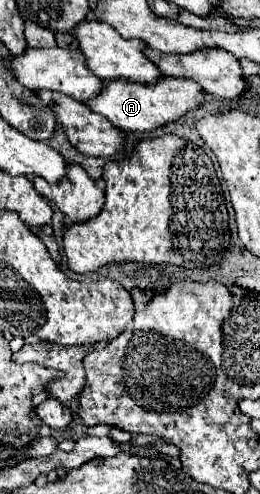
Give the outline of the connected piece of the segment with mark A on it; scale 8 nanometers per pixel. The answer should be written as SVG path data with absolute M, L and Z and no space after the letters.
M161 78L157 84L149 84L149 86L143 86L137 82L125 82L125 80L121 82L107 80L103 92L85 104L93 112L103 114L107 120L111 120L121 130L151 132L199 108L203 104L203 94L205 94L203 88L197 86L197 82L187 80L187 78Z

